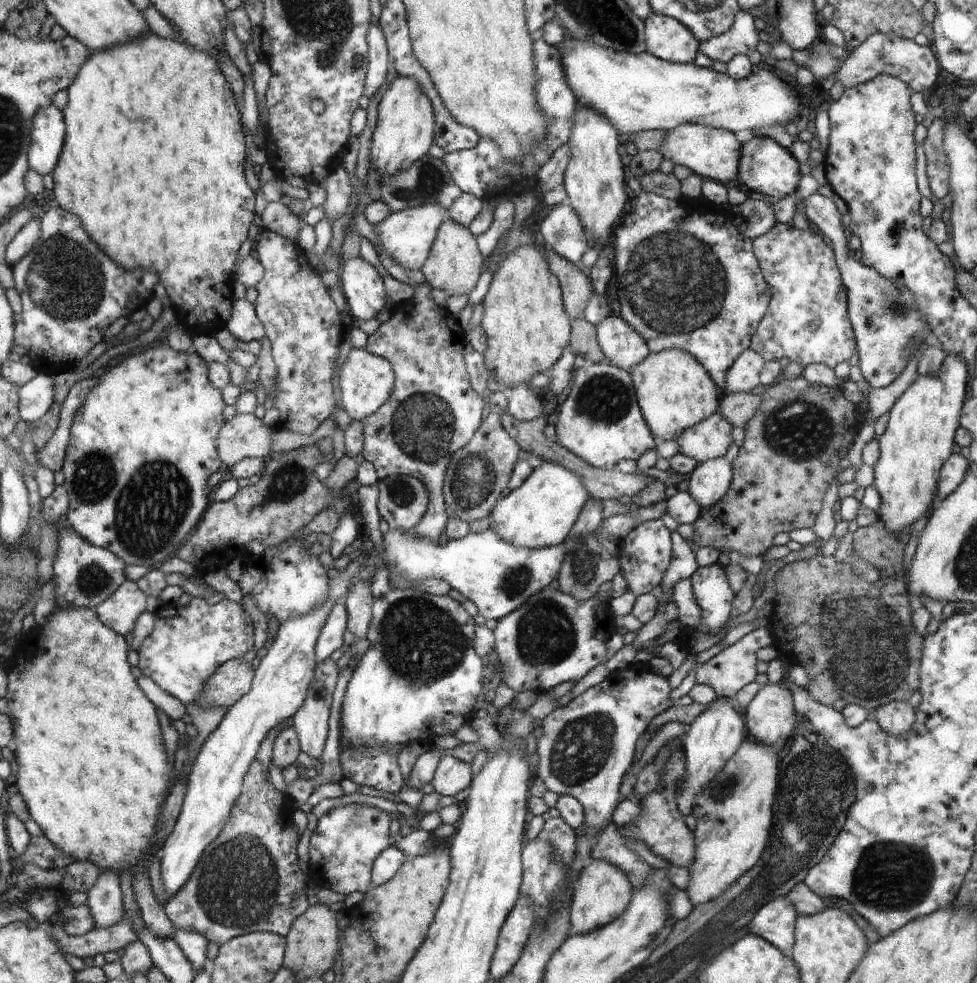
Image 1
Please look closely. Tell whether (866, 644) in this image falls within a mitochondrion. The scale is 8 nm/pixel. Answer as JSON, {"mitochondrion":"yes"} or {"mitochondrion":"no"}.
{"mitochondrion":"yes"}

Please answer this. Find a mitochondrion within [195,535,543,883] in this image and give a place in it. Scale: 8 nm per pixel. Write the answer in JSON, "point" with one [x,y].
{"point":[421,642]}

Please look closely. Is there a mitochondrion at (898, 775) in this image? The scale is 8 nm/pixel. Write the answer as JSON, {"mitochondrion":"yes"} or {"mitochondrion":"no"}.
{"mitochondrion":"no"}

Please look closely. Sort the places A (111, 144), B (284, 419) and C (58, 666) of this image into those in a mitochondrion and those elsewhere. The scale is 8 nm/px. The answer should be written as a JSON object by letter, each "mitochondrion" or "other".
{"A":"other","B":"other","C":"other"}

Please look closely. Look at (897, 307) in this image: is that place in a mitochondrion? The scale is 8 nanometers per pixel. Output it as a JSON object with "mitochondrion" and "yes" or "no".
{"mitochondrion":"yes"}

